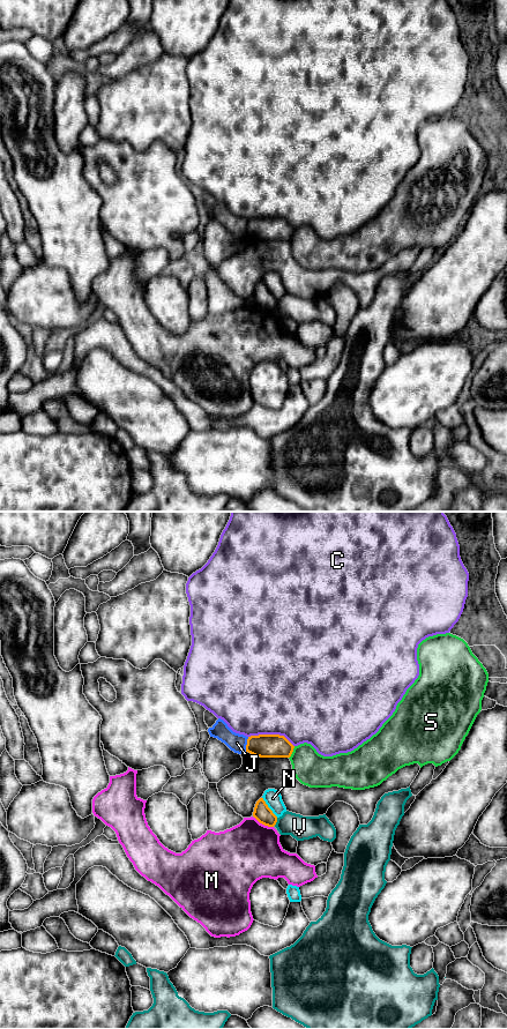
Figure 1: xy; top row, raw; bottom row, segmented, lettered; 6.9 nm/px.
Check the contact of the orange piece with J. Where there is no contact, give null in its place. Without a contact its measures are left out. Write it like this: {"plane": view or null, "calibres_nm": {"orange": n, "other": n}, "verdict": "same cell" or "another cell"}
{"plane": "xy", "calibres_nm": {"orange": 160, "other": 130}, "verdict": "another cell"}

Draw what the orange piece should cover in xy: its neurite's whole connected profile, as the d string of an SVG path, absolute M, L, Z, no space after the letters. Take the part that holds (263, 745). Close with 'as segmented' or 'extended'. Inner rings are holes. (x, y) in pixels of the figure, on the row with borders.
M279 735L251 736L246 752L260 758L290 758L294 746Z | as segmented

